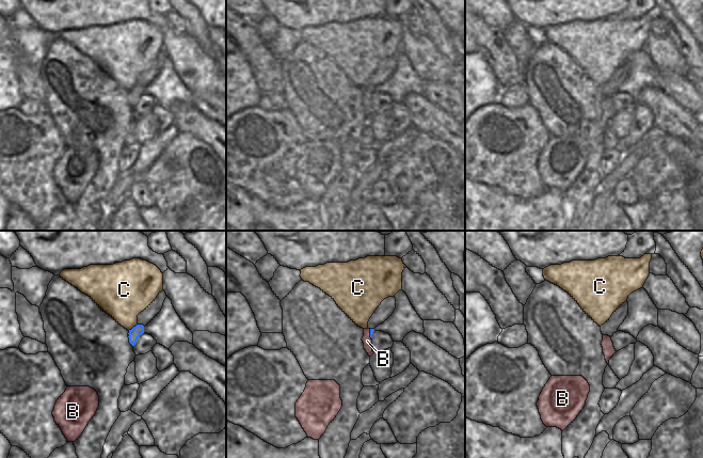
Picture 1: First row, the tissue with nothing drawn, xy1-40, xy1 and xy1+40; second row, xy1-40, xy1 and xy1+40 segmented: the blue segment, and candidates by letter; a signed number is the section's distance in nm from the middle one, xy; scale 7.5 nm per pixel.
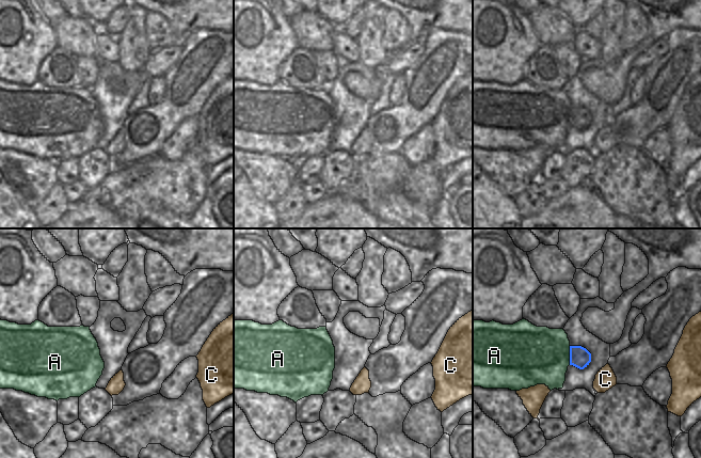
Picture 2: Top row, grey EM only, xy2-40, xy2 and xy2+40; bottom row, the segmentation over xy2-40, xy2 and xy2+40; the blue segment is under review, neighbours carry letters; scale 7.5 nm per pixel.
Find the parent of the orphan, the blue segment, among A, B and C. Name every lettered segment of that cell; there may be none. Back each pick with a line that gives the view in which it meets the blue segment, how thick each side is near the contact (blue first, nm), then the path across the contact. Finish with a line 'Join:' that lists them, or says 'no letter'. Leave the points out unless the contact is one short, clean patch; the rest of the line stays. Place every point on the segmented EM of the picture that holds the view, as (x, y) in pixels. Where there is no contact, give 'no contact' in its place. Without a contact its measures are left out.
B: xy1 | 30/70 nm | across xy1 (371, 330), (370, 333), (367, 341)
Join: B

